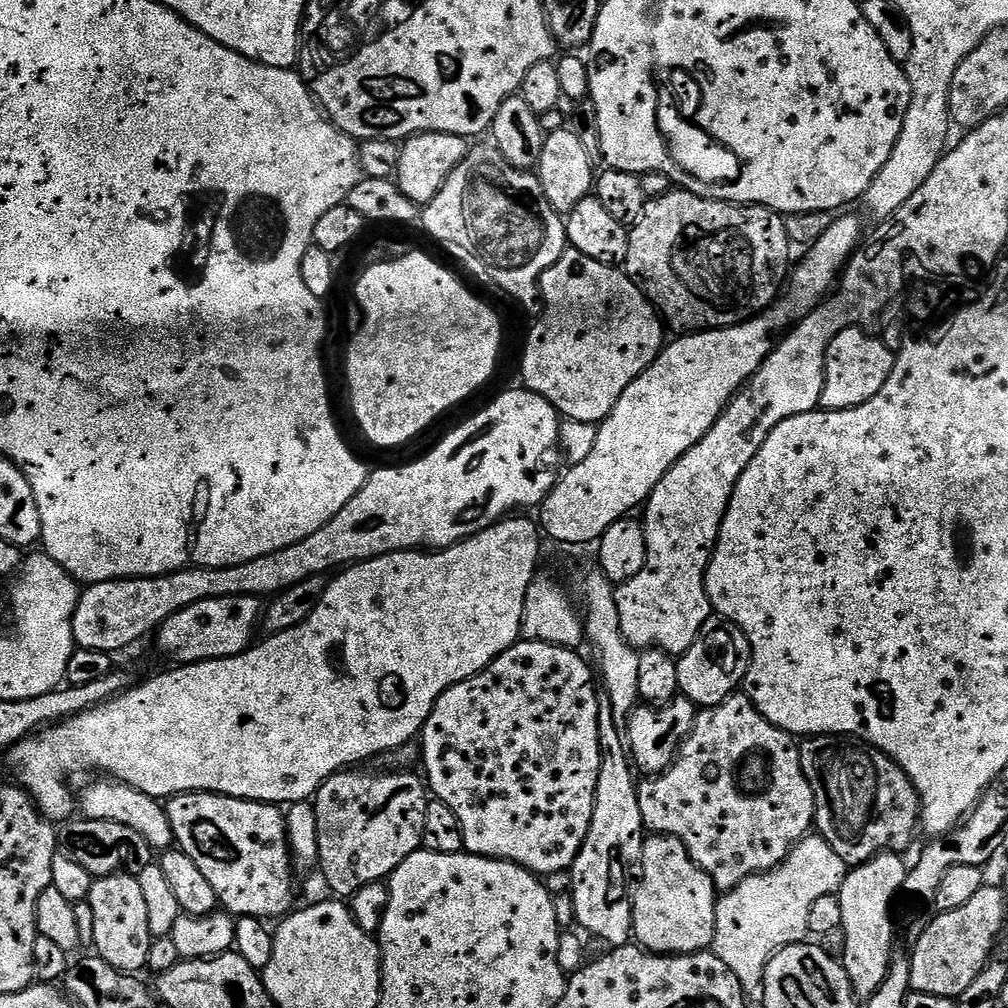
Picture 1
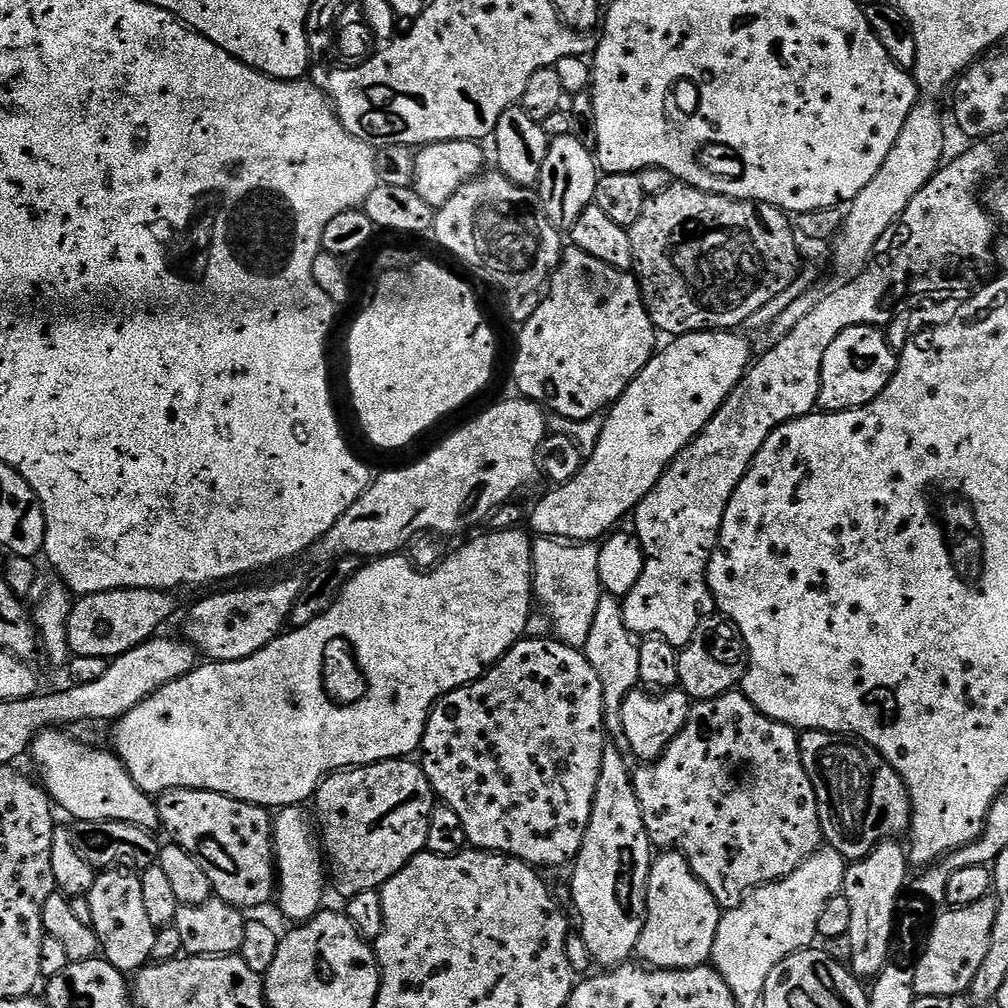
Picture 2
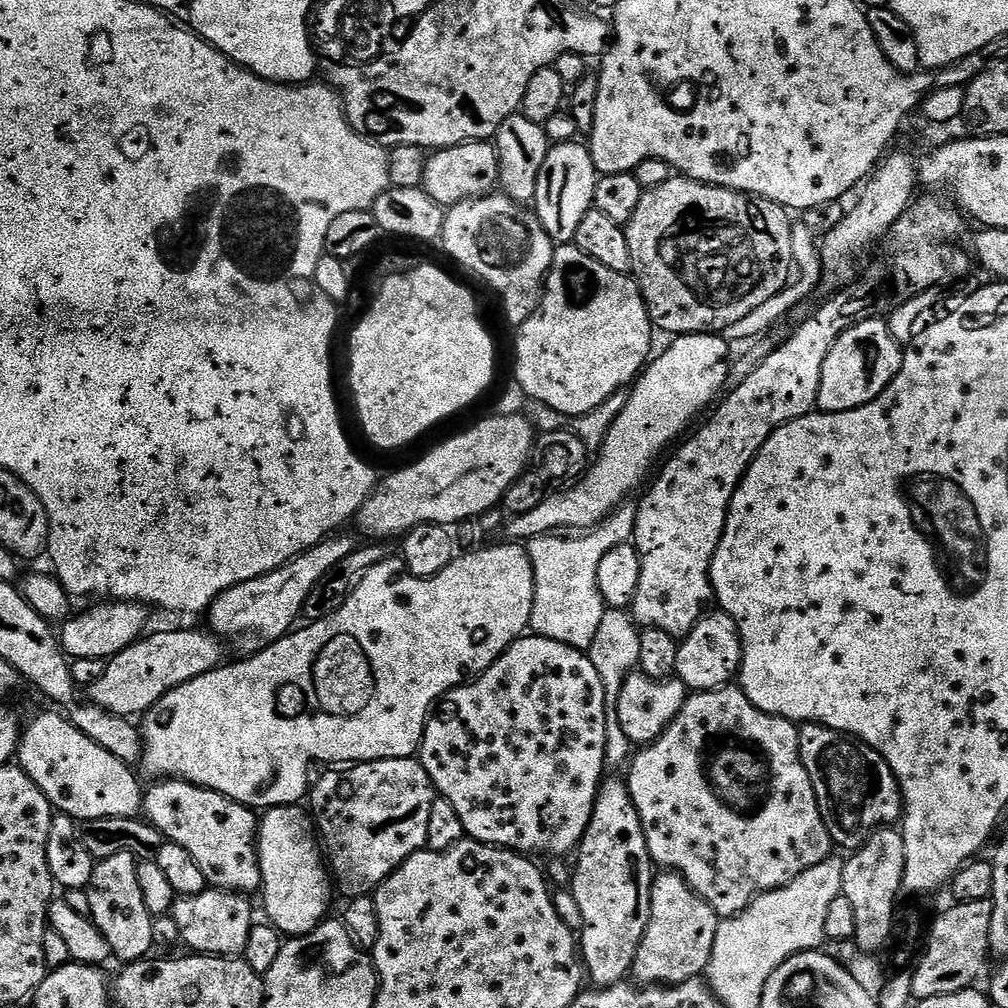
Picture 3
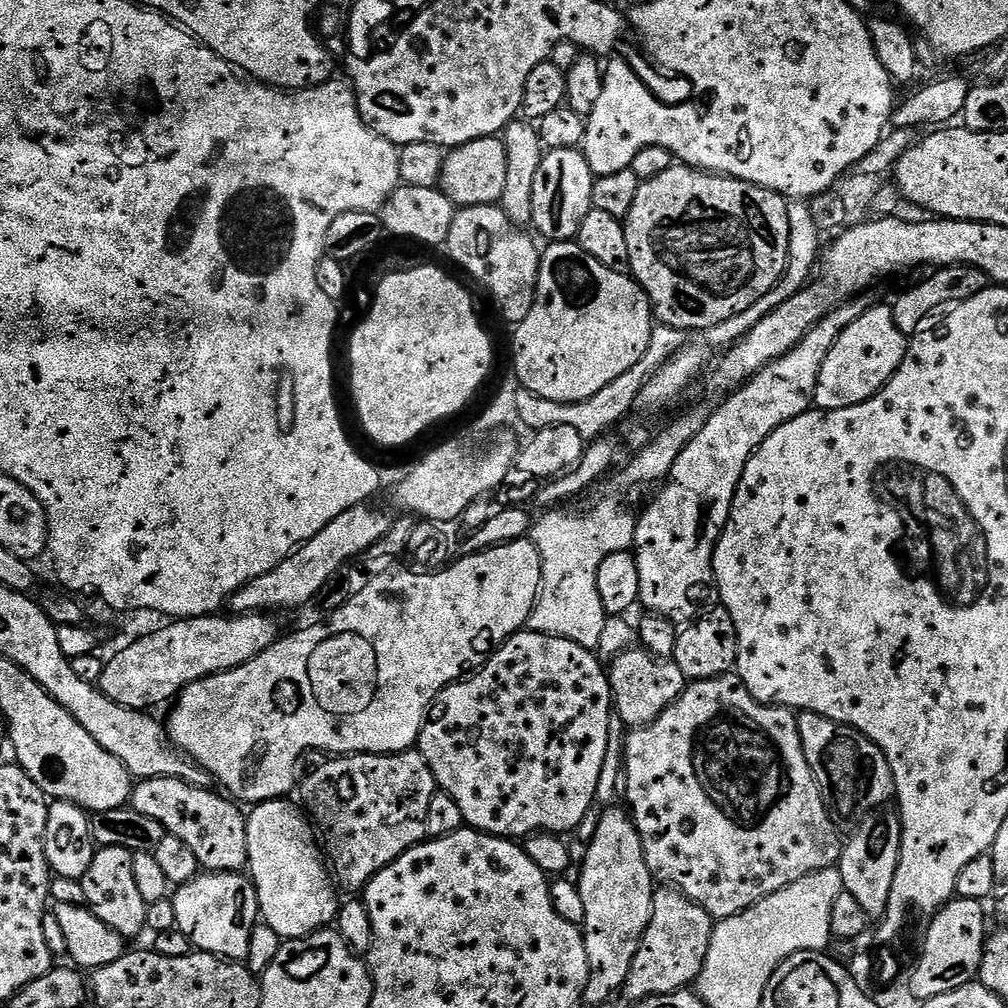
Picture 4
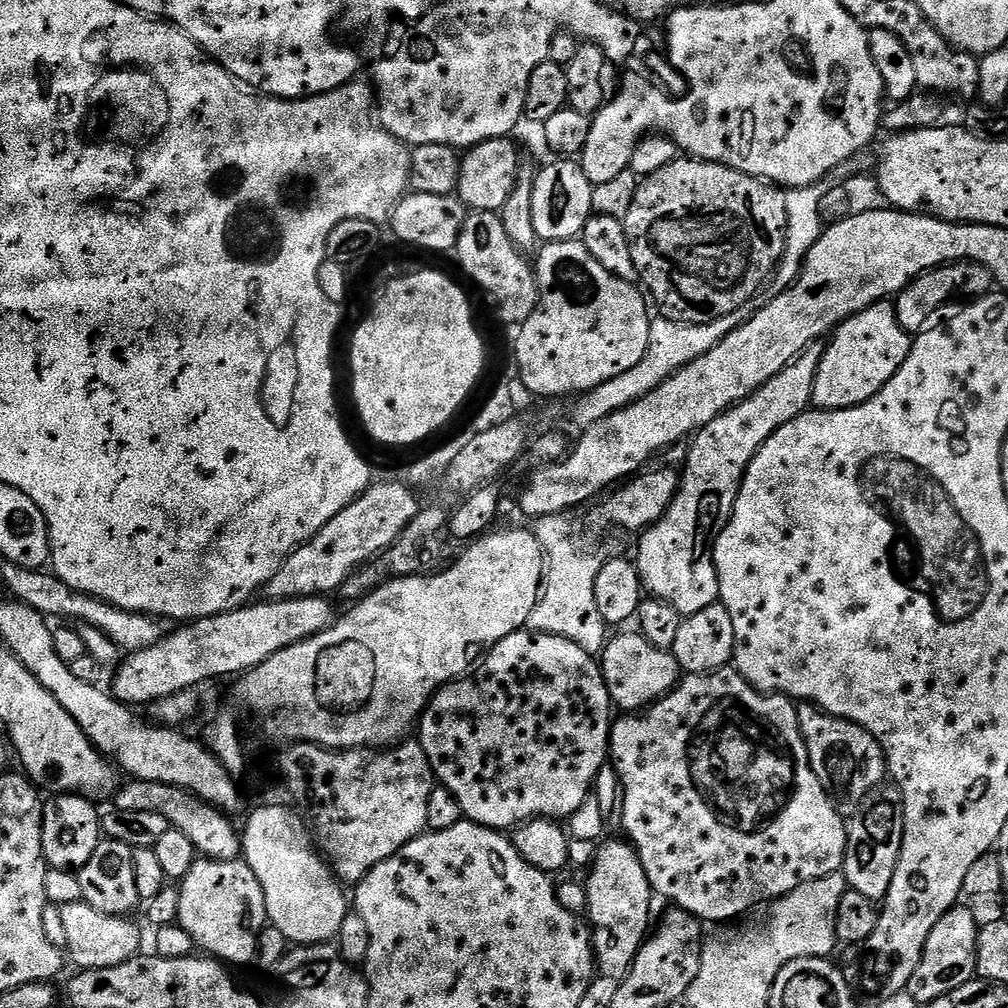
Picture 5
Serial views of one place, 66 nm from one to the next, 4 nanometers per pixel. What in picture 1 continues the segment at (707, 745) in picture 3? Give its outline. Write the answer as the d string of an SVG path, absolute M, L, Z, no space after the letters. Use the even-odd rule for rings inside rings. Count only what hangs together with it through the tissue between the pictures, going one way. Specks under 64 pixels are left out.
M737 694L726 698L718 706L714 708L705 708L697 711L696 721L694 722L694 730L690 732L686 742L680 747L680 754L676 757L671 767L667 769L661 776L648 778L639 785L640 809L642 810L642 818L644 819L644 827L649 833L657 836L673 836L678 838L685 846L690 854L690 858L701 868L707 876L712 878L717 893L723 894L734 891L743 880L755 876L762 872L768 872L771 868L777 868L784 860L787 860L792 854L792 849L796 847L806 836L813 831L816 822L816 799L814 798L814 790L810 786L810 782L806 778L806 774L802 770L802 762L800 761L800 749L797 741L793 736L782 731L778 726L774 726L770 721L757 710L747 695ZM757 752L760 756L768 759L768 772L772 777L768 780L768 789L761 796L747 796L740 789L740 784L736 781L736 775L740 772L740 763L747 756L752 756Z

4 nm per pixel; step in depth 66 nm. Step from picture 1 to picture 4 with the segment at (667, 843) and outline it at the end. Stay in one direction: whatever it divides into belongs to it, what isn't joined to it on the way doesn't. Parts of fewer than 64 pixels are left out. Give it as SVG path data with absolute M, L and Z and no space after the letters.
M671 886L661 887L653 895L652 917L638 946L638 954L634 954L634 962L624 983L622 996L639 1002L652 996L668 996L672 992L687 989L700 977L700 971L706 962L713 923L711 914L705 908Z

